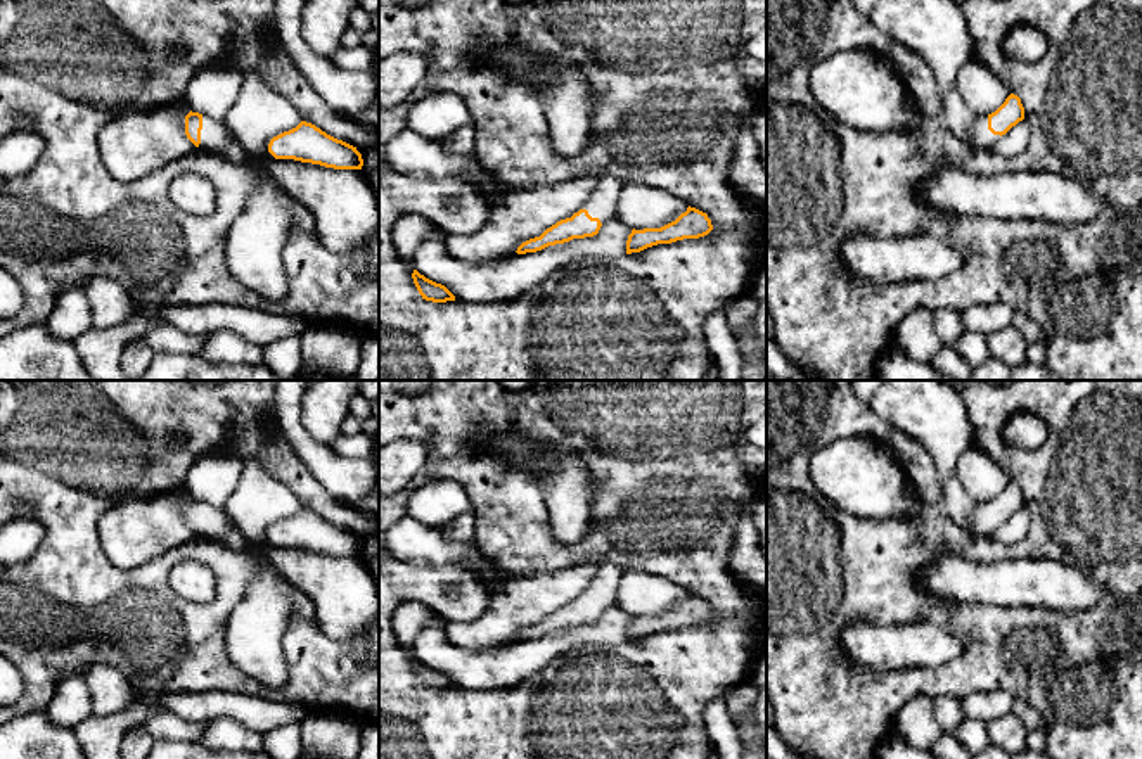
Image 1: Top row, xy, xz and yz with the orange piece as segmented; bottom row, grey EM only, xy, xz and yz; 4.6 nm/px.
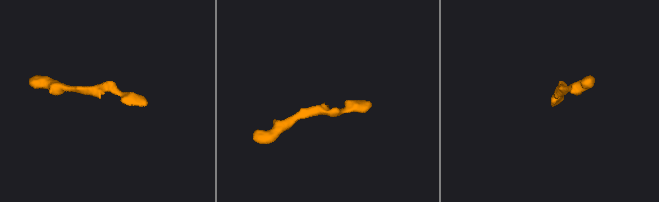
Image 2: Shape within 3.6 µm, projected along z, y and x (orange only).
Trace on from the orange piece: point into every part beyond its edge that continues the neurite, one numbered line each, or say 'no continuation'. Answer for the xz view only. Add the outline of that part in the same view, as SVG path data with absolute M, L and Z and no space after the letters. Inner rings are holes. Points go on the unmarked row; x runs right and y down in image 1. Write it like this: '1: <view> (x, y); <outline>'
1: xz (603, 590); M618 564L599 565L597 574L583 596L587 596L592 605L599 605L604 612L607 607L616 603L616 593L623 572L625 569Z

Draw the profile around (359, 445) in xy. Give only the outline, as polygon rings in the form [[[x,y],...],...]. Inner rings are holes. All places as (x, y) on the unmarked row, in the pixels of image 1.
[[[363,432],[360,434],[339,434],[334,443],[330,444],[330,448],[343,456],[350,456],[350,458],[360,458],[360,456],[367,456],[374,451],[374,441],[375,437],[370,437]]]

